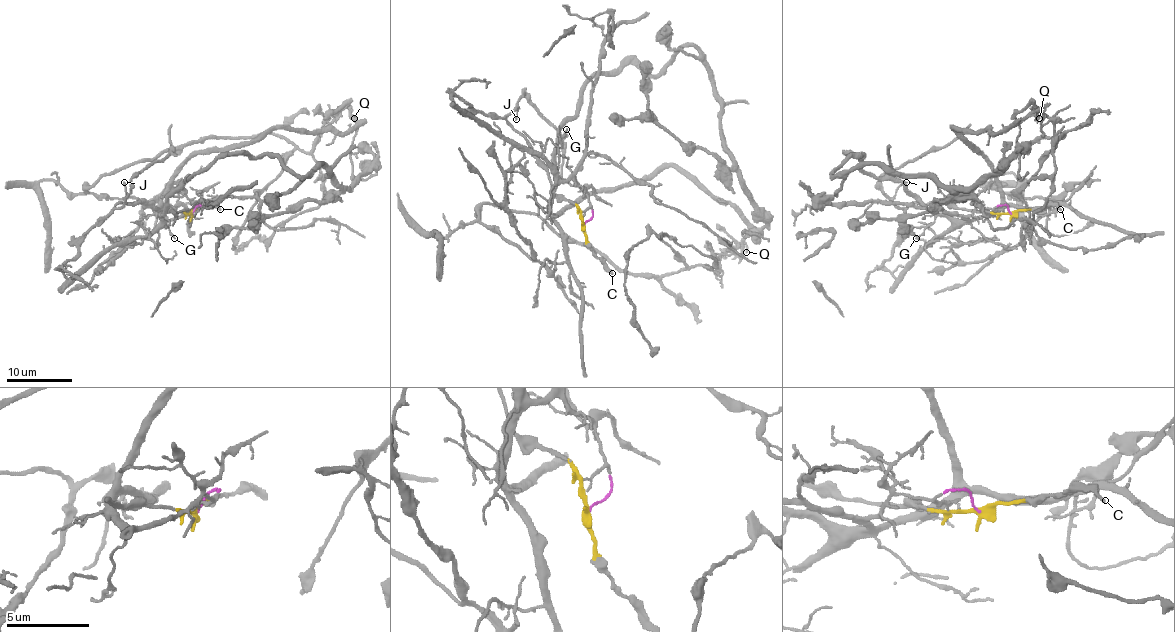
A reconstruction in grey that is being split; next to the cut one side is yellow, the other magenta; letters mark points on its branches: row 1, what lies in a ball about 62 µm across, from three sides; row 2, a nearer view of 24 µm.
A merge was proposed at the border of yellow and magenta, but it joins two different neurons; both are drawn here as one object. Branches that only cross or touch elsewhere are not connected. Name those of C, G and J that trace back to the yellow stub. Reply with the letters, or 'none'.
C, J

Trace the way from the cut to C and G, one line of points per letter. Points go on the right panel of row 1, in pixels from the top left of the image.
C: (1010, 212), (1053, 204), (1061, 209)
G: (1010, 212), (1002, 204), (978, 208), (963, 219), (937, 216), (916, 238)

